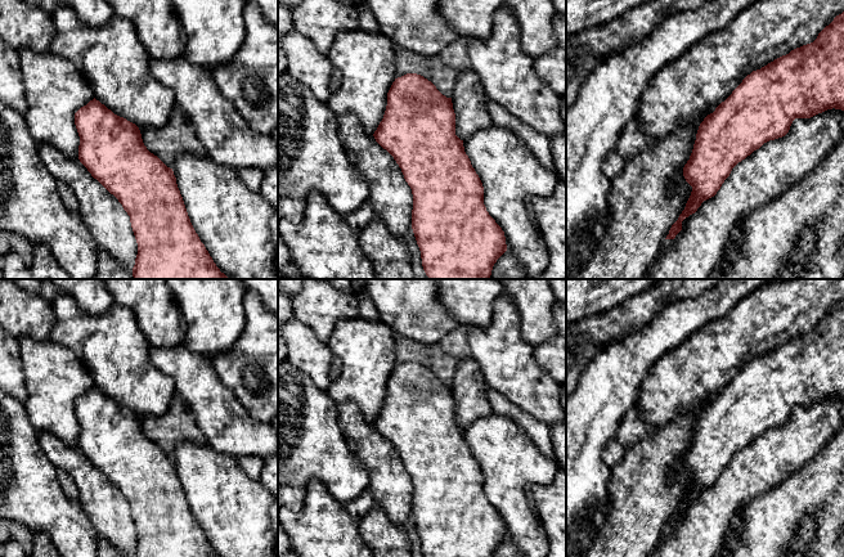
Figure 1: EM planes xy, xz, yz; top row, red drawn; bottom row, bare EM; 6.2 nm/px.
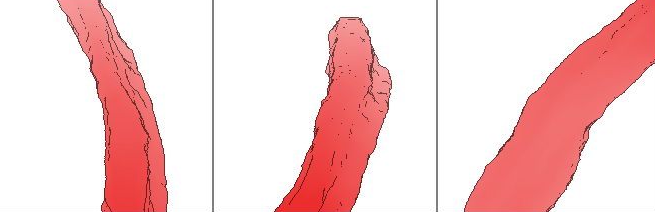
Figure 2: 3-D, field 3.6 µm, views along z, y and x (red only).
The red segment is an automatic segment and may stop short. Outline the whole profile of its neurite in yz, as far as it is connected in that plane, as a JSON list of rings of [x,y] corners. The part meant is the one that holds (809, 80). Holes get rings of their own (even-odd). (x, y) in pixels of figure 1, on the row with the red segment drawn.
[[[844,12],[836,15],[813,42],[796,48],[748,75],[732,94],[704,118],[699,126],[690,160],[683,167],[683,176],[692,187],[692,192],[665,239],[675,238],[682,230],[682,221],[695,214],[704,201],[717,194],[738,162],[764,143],[785,136],[795,118],[811,118],[832,108],[844,111]]]

